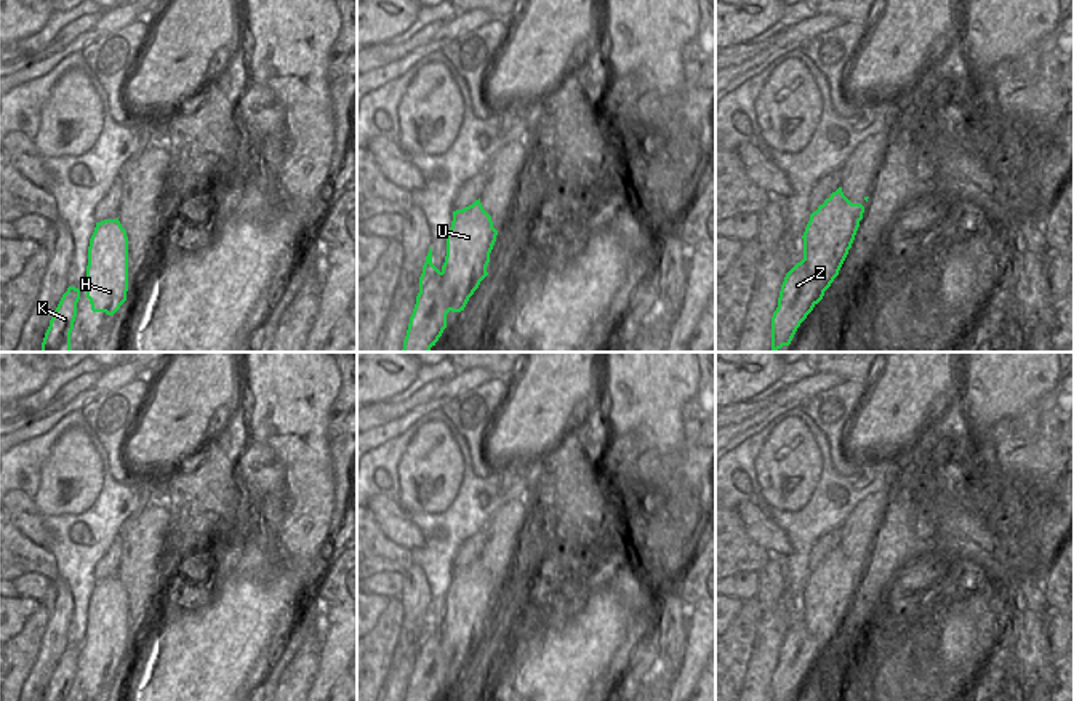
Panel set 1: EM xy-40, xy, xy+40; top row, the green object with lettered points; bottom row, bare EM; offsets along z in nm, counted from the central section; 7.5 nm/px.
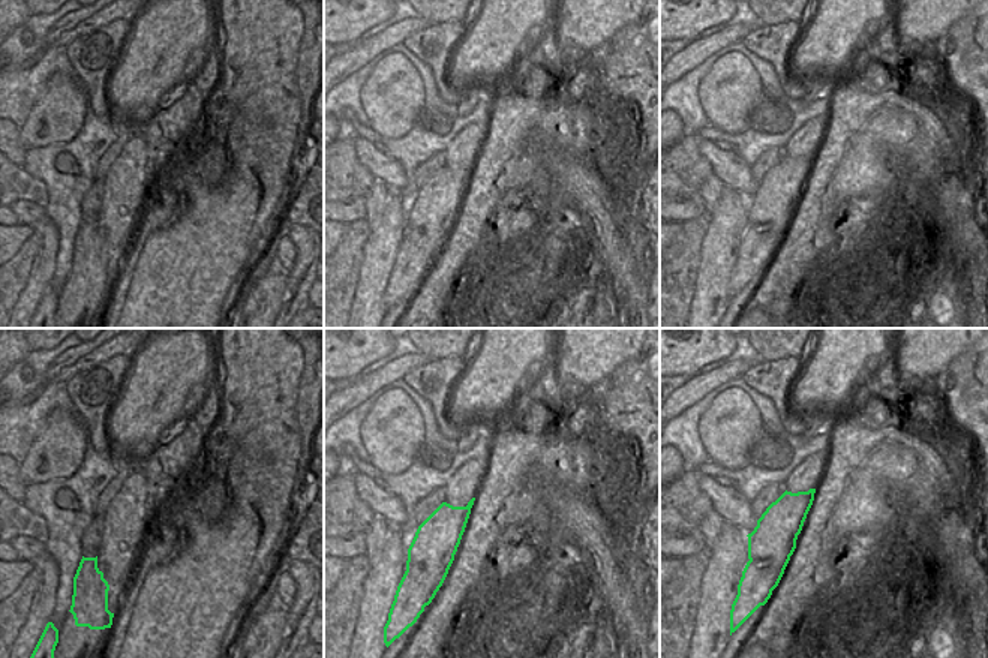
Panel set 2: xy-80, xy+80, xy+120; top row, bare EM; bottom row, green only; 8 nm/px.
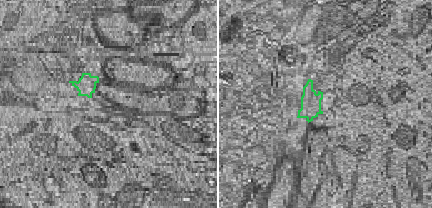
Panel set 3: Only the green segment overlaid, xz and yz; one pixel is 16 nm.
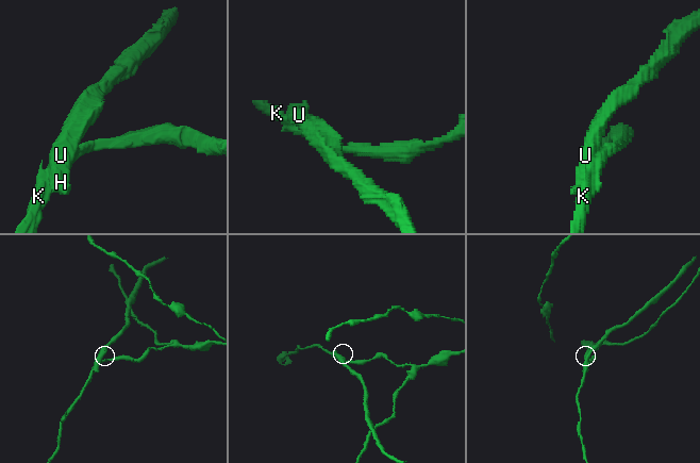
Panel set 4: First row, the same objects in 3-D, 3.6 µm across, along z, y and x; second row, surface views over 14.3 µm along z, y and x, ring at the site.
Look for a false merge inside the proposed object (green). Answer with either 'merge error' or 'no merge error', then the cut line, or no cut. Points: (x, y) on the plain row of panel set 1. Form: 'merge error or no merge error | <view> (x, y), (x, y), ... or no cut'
merge error | xy (440, 631), (445, 648), (452, 656), (450, 668)

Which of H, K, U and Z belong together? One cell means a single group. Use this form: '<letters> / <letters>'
H U / K Z

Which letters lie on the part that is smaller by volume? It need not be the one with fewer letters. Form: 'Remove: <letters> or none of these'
Remove: H, U

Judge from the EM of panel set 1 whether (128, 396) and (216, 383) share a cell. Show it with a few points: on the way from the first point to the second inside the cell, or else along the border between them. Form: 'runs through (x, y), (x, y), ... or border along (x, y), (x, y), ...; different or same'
border along (152, 381), (133, 428); different

